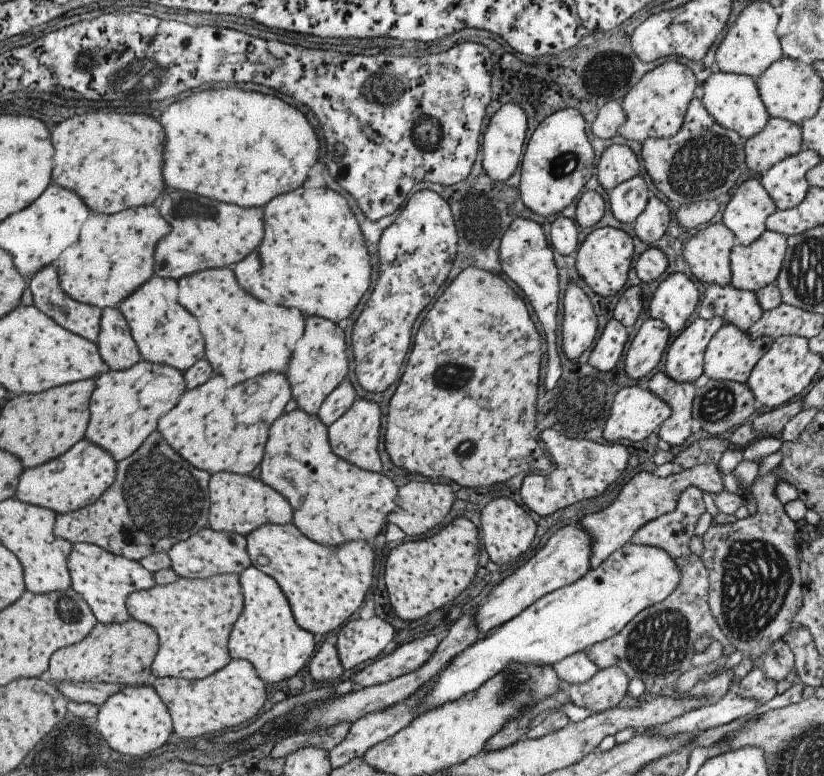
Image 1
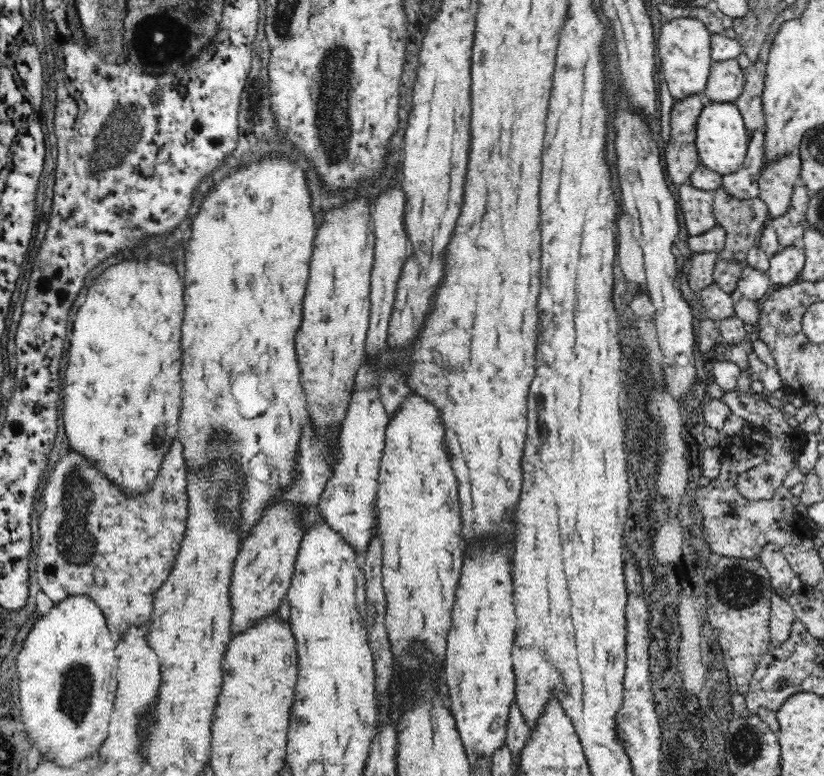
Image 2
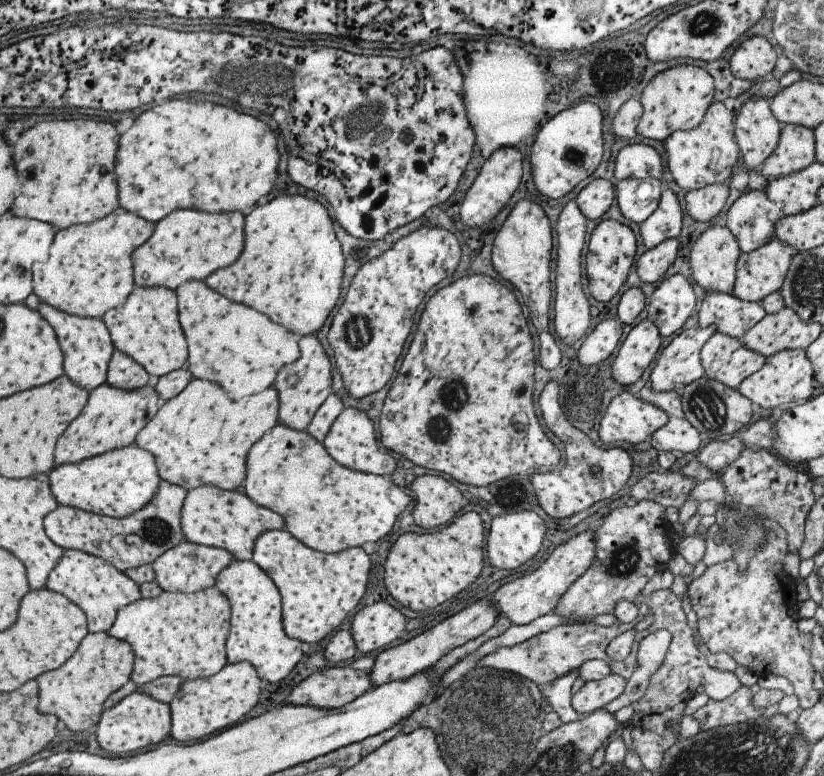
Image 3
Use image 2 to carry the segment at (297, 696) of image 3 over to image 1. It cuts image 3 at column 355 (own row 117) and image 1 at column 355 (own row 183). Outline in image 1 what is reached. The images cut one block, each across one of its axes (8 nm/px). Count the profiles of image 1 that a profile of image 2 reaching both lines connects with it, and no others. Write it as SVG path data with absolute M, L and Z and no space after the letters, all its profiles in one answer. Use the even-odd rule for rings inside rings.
M436 635L425 636L402 644L392 654L364 666L360 672L351 677L360 689L379 685L389 680L416 672L419 666L430 660L440 642Z

